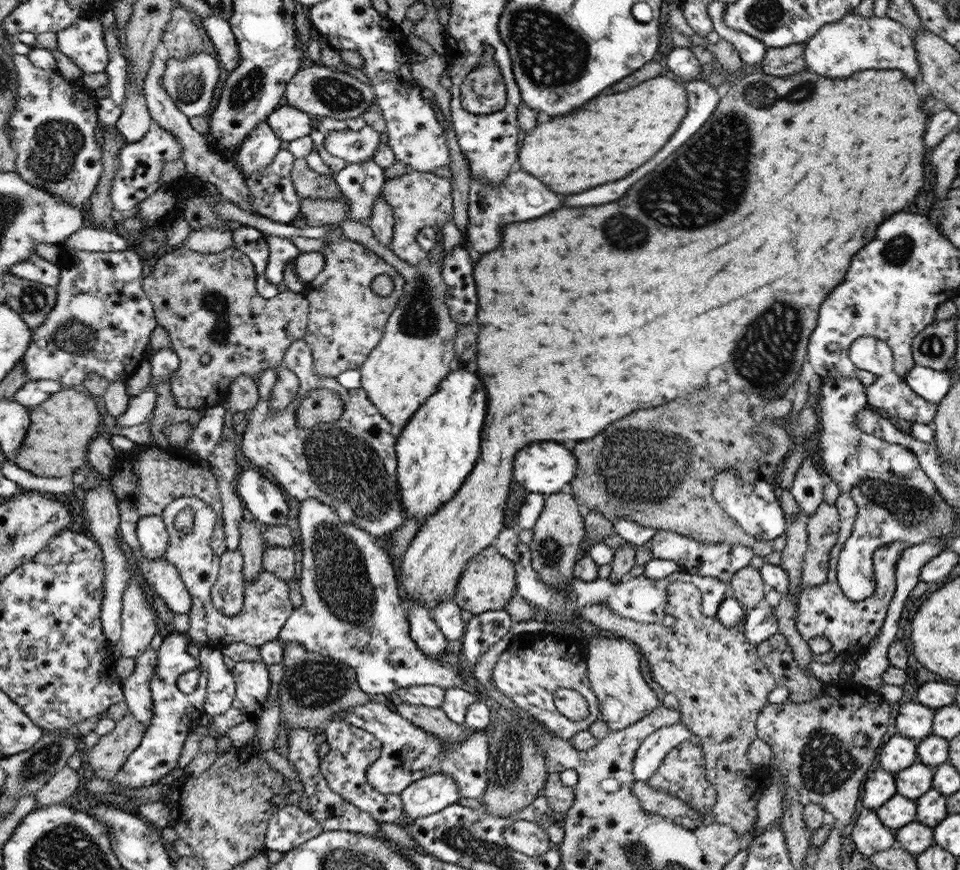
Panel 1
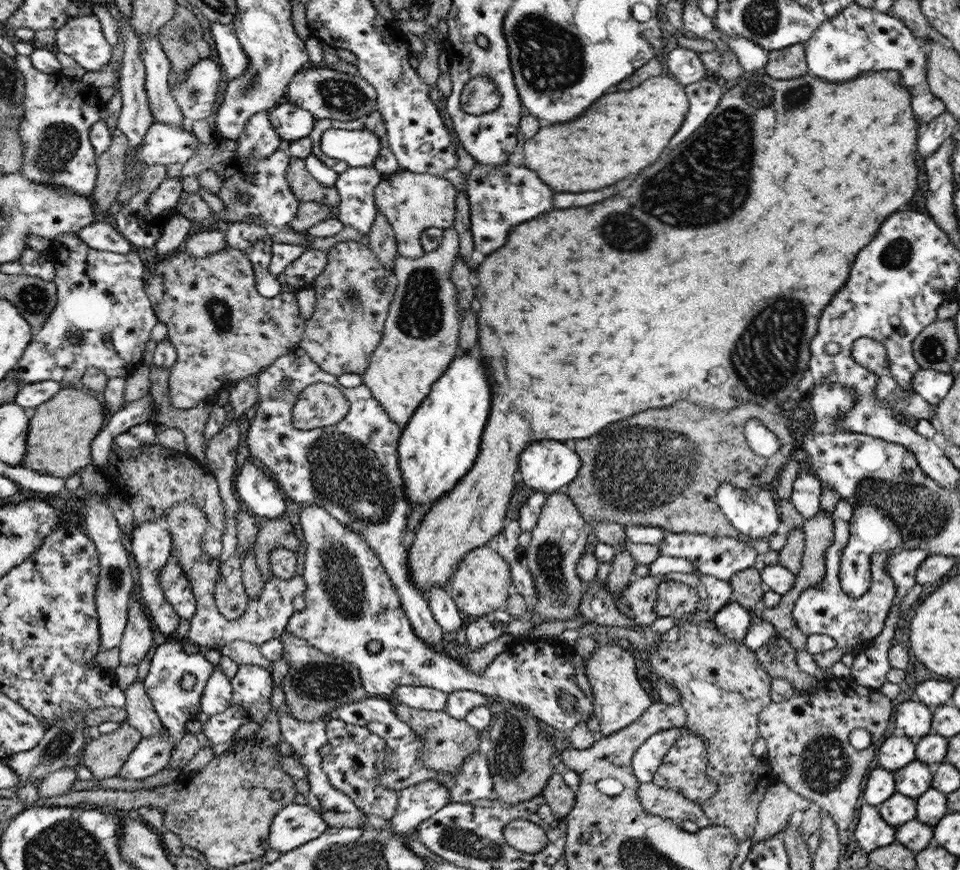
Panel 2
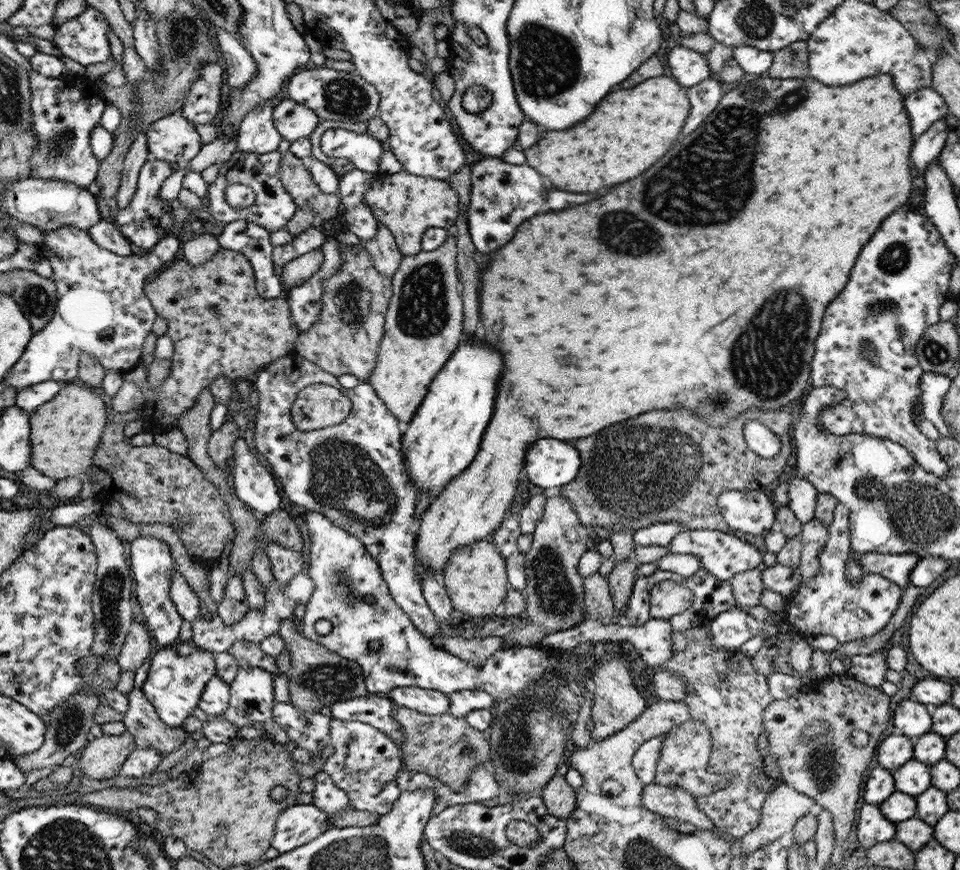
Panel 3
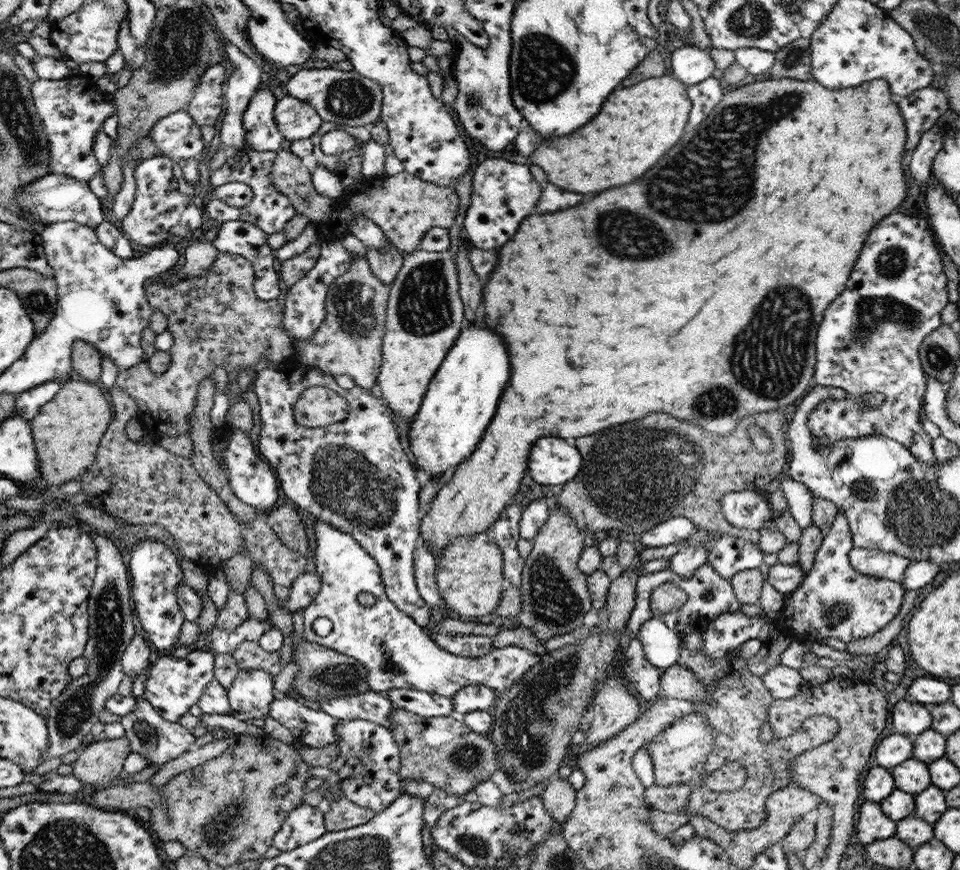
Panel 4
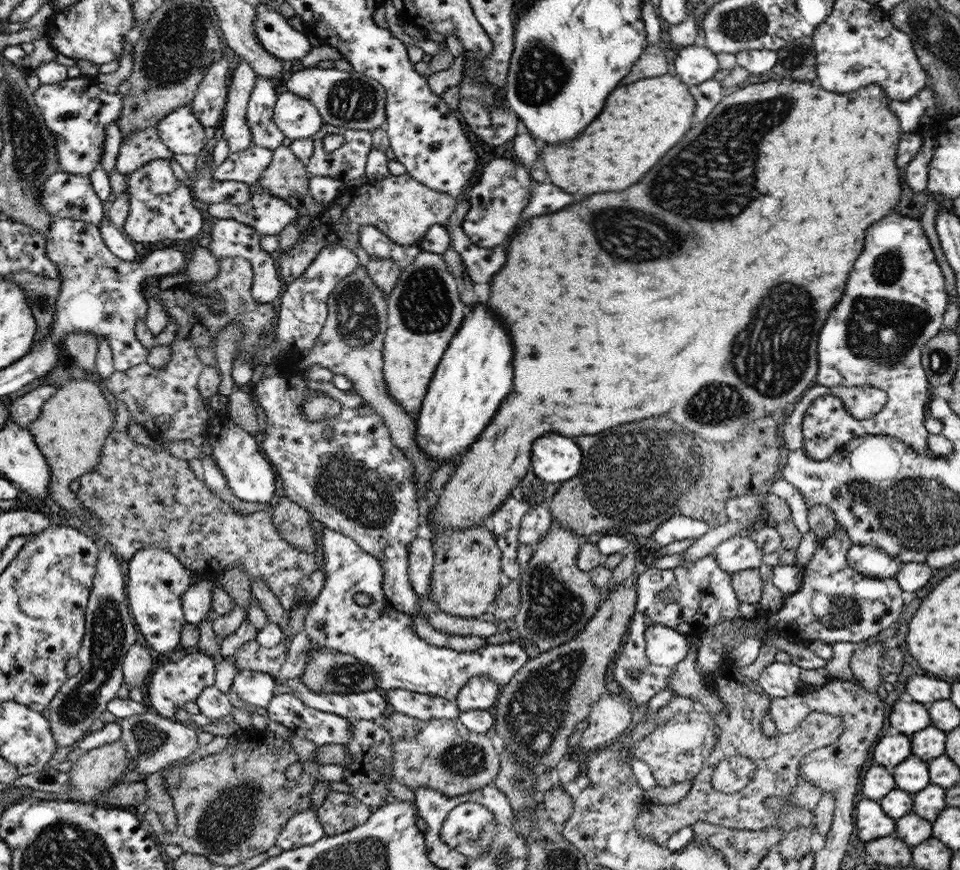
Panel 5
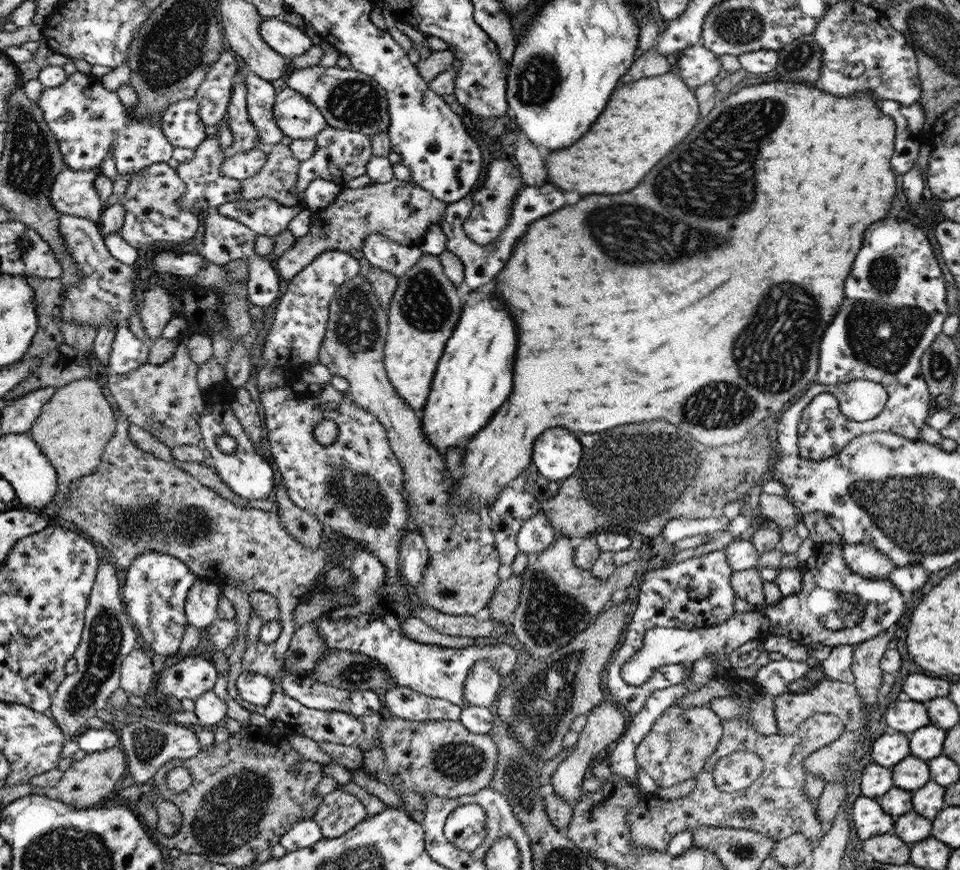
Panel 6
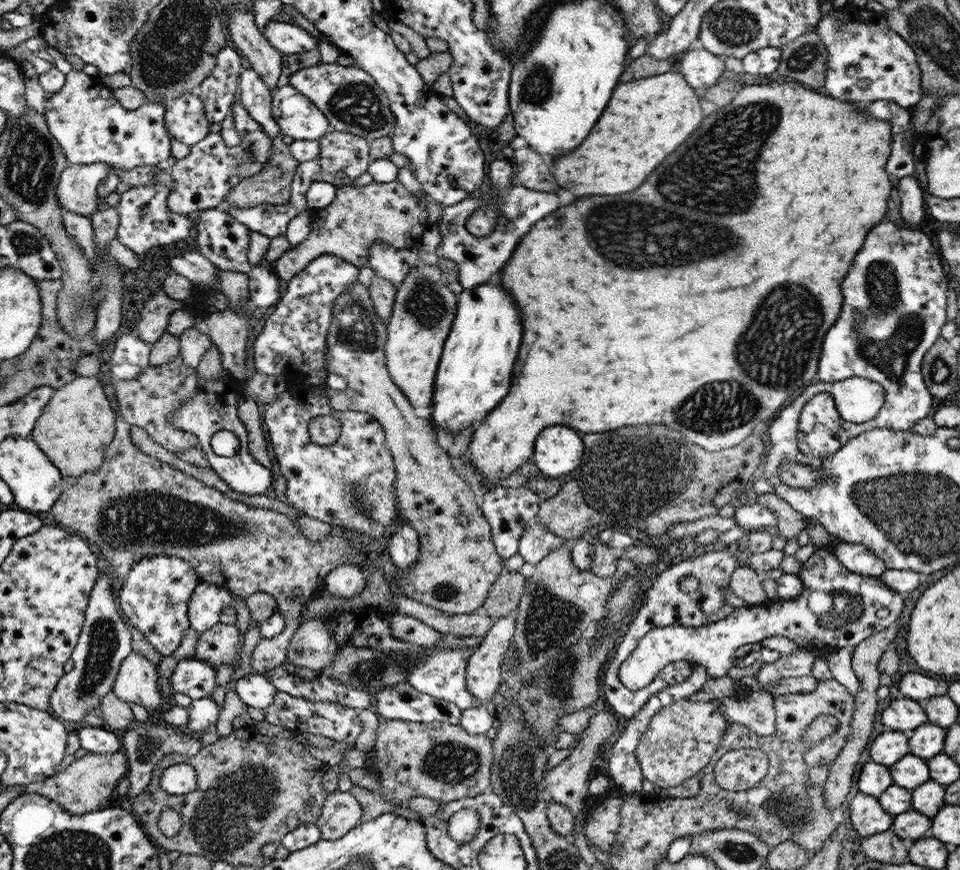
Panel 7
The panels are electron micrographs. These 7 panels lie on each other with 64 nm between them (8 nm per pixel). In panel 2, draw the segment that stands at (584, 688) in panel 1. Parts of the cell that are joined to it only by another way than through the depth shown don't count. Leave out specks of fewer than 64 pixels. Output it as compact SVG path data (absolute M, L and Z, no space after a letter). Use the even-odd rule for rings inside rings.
M316 504L303 507L300 524L303 528L304 540L308 544L304 556L303 575L306 580L306 592L304 592L306 607L301 611L296 611L287 624L286 630L308 641L318 650L356 665L362 679L362 687L369 695L387 697L399 686L436 688L447 695L457 691L476 691L526 707L541 720L542 724L556 730L563 739L567 738L577 723L588 722L588 719L594 716L594 700L590 700L576 682L576 669L572 664L574 655L572 644L566 647L564 644L548 639L524 639L518 643L509 644L506 650L490 661L490 665L482 673L475 673L471 667L460 662L460 659L451 652L436 652L416 636L412 623L409 623L400 604L400 596L397 595L396 588L392 586L392 582L384 571L379 554L368 544L366 537L340 524L326 508L320 508ZM372 640L381 644L381 650L375 654L370 653L367 648L368 642ZM562 692L576 698L574 711L568 711L564 706L564 696L560 696Z

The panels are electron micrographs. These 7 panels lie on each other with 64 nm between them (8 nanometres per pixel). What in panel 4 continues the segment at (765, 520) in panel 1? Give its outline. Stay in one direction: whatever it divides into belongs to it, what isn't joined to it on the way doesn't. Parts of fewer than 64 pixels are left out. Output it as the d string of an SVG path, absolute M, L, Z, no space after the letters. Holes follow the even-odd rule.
M759 490L728 492L720 500L726 520L738 528L762 531L771 525L775 513Z

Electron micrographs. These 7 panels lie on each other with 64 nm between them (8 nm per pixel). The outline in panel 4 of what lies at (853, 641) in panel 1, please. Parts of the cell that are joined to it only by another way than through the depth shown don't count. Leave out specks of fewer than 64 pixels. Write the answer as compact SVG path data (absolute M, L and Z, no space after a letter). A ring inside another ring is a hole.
M838 510L832 526L824 534L822 545L816 551L812 569L805 574L800 586L786 597L782 612L772 618L780 634L802 641L838 638L848 643L876 634L896 618L905 588L893 580L859 574L849 562L852 547L848 520L844 512Z

